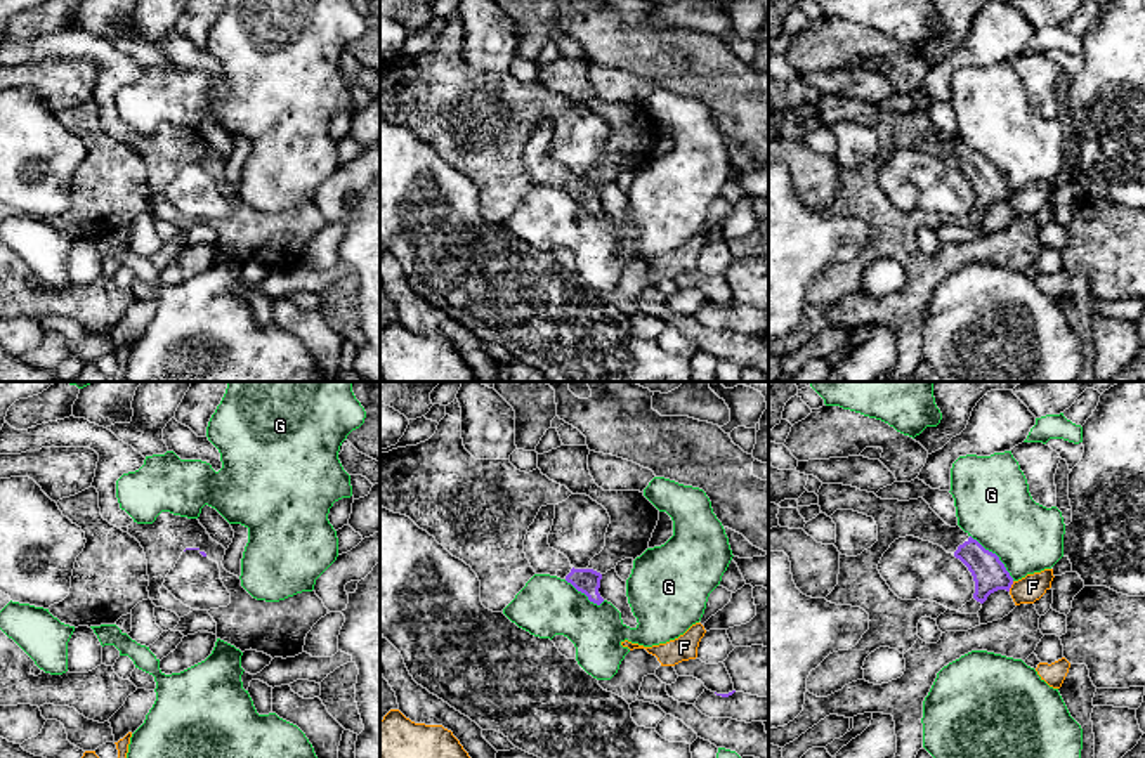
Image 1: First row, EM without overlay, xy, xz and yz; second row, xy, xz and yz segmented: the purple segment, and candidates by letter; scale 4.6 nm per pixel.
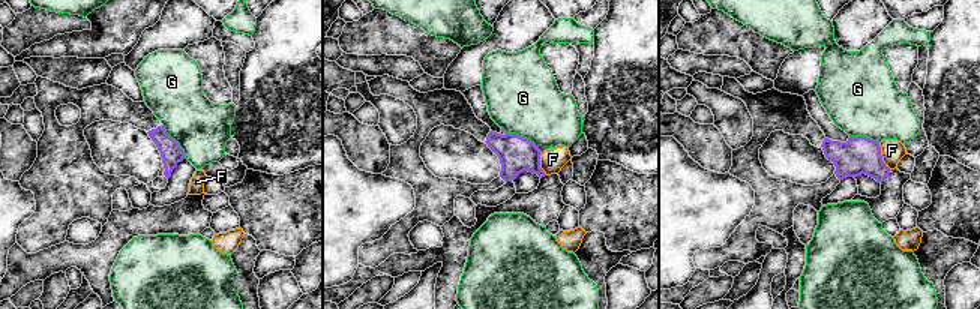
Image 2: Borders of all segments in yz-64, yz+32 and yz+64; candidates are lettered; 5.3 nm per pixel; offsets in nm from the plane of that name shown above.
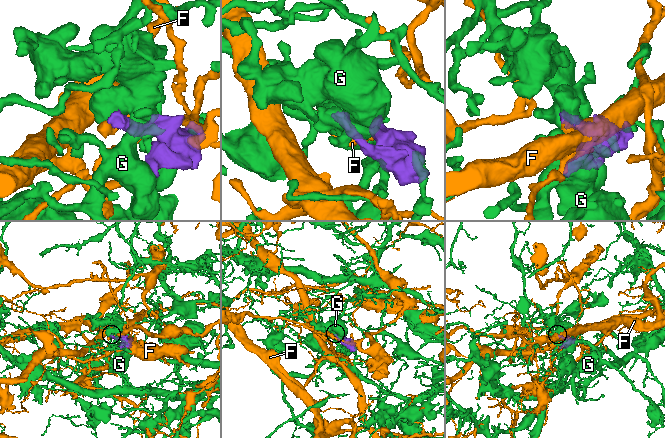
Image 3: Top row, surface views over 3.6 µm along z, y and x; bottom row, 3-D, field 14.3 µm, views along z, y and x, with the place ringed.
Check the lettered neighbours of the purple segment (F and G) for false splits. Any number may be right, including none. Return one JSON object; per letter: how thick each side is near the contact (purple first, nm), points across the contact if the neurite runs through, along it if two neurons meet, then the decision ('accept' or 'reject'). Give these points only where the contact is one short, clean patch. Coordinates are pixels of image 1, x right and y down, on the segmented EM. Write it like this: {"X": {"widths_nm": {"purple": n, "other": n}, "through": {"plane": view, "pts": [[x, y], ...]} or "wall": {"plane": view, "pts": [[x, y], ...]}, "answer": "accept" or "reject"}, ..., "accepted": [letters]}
{"F": {"widths_nm": {"purple": 160, "other": 120}, "answer": "reject"}, "G": {"widths_nm": {"purple": 160, "other": 360}, "answer": "reject"}, "accepted": []}

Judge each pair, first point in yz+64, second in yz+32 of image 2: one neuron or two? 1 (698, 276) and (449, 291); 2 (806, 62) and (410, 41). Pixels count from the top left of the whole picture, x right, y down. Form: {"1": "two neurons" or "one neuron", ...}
{"1": "one neuron", "2": "two neurons"}

